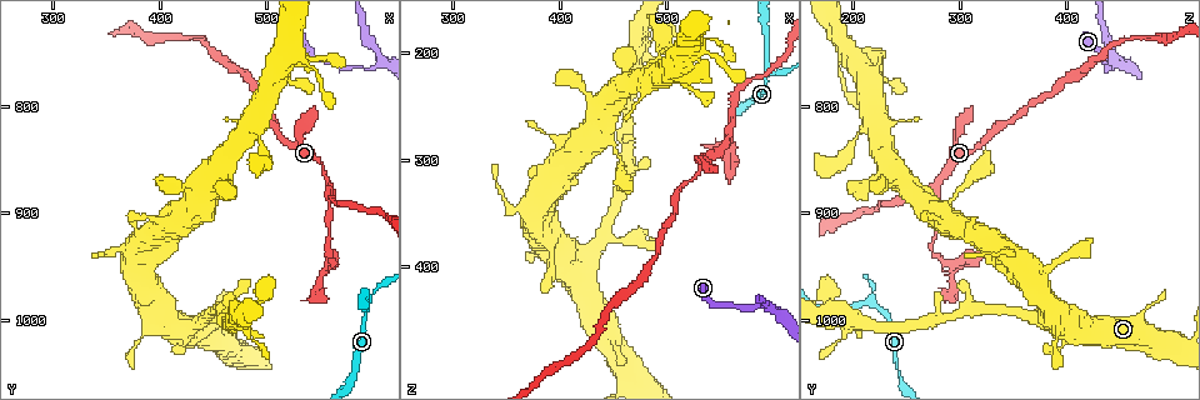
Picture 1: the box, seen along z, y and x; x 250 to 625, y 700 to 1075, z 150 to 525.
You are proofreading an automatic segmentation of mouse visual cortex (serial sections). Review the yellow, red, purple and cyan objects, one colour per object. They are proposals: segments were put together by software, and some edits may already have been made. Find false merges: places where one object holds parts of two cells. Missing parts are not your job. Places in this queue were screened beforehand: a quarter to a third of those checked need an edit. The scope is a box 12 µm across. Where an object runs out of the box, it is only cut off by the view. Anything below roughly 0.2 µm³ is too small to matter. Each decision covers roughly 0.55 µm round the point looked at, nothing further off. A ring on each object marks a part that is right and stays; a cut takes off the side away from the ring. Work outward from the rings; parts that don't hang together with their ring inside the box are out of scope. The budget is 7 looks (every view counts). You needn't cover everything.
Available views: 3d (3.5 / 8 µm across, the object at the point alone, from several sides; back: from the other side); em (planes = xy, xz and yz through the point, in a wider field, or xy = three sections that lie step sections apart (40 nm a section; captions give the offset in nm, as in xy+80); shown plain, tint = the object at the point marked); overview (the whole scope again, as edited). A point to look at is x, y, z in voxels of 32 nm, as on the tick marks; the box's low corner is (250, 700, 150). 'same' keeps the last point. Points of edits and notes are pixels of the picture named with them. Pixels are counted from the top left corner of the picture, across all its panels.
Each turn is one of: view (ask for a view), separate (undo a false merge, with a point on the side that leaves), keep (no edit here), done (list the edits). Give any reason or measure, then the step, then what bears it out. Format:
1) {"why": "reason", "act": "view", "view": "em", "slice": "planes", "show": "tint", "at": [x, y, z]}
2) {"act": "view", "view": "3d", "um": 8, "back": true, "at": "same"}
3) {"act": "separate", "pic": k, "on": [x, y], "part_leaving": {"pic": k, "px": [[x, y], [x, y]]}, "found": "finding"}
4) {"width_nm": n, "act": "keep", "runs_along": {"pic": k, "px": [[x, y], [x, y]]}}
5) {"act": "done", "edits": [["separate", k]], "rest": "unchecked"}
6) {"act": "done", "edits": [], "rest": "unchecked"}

{"why": "three-way junction", "act": "view", "view": "3d", "um": 8, "at": [558, 876, 278]}

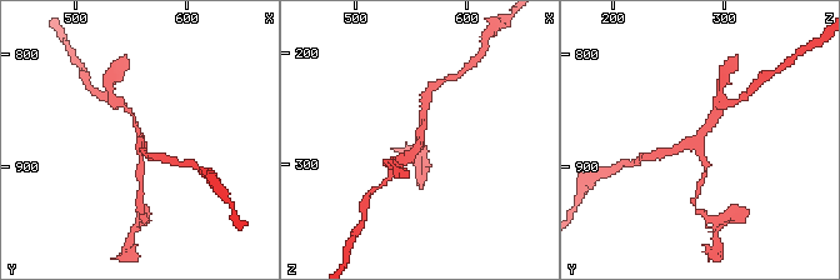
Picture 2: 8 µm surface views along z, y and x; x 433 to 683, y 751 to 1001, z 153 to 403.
{"why": "zoom in", "act": "view", "view": "3d", "um": 3.5, "at": [558, 876, 276]}

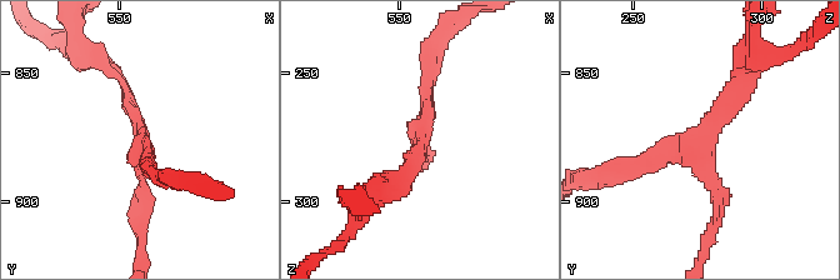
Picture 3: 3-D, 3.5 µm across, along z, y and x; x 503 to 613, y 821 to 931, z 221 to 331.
{"arms": 3, "arm_widths_nm": [150, 200, 200], "why": "now the EM", "act": "view", "view": "em", "slice": "xy", "step": 1, "show": "tint", "at": [557, 877, 276]}

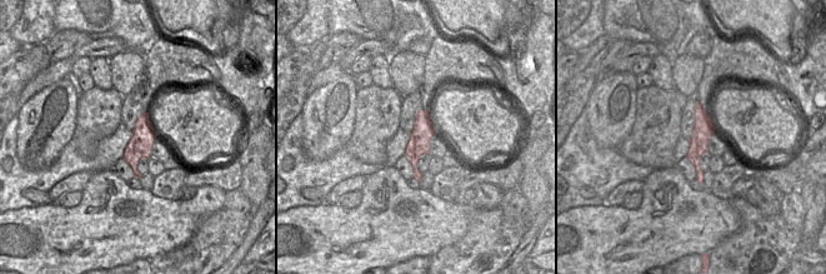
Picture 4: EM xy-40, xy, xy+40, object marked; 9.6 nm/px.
{"act": "keep", "runs_along": {"pic": 3, "px": [[750, 79], [701, 144], [718, 194], [711, 221]]}, "found": "all the same cell"}

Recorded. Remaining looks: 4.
{"why": "abrupt turn", "act": "view", "view": "3d", "um": 3.5, "at": [554, 934, 272]}

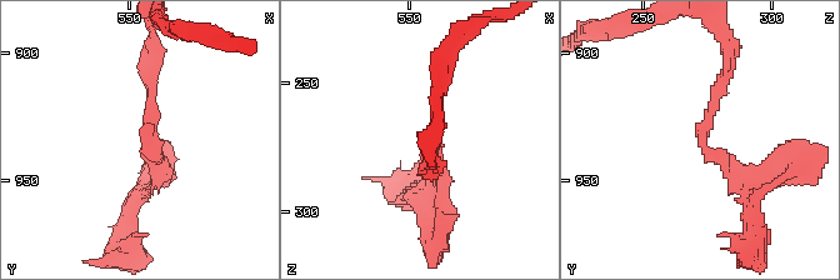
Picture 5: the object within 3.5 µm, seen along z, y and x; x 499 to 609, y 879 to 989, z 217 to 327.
{"act": "view", "view": "em", "slice": "xy", "step": 5, "show": "tint", "at": [557, 934, 272]}

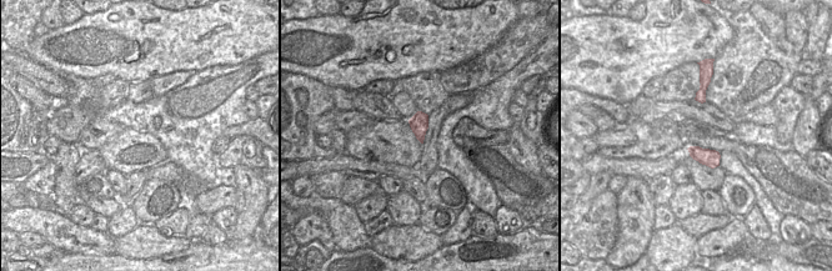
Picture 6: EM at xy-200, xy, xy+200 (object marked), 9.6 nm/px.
{"act": "keep", "runs_along": {"pic": 5, "px": [[728, 65], [703, 141], [754, 195]]}, "found": "all the same cell"}

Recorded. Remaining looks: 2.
{"act": "view", "view": "3d", "um": 8, "at": [424, 1014, 404]}

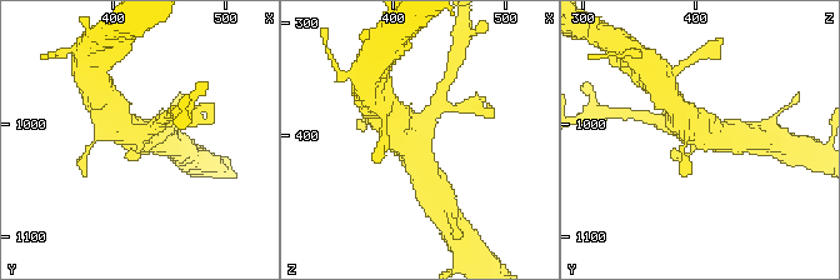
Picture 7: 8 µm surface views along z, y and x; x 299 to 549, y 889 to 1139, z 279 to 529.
{"act": "view", "view": "em", "slice": "xy", "step": 2, "show": "tint", "at": [420, 1012, 408]}

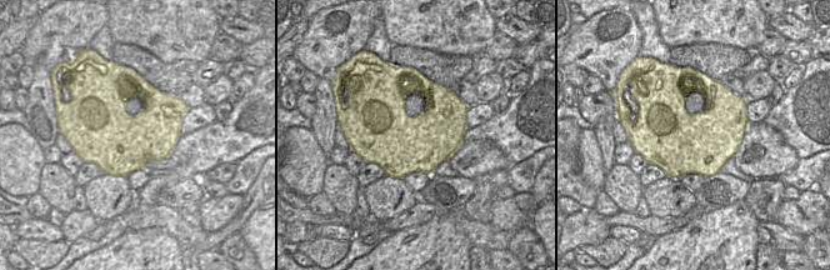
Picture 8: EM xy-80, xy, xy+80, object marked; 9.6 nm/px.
{"act": "keep", "runs_along": {"pic": 7, "px": [[425, 180], [424, 166], [391, 125]]}, "found": "one cell here"}

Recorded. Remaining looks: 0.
{"act": "done", "edits": [], "rest": "unchecked"}

